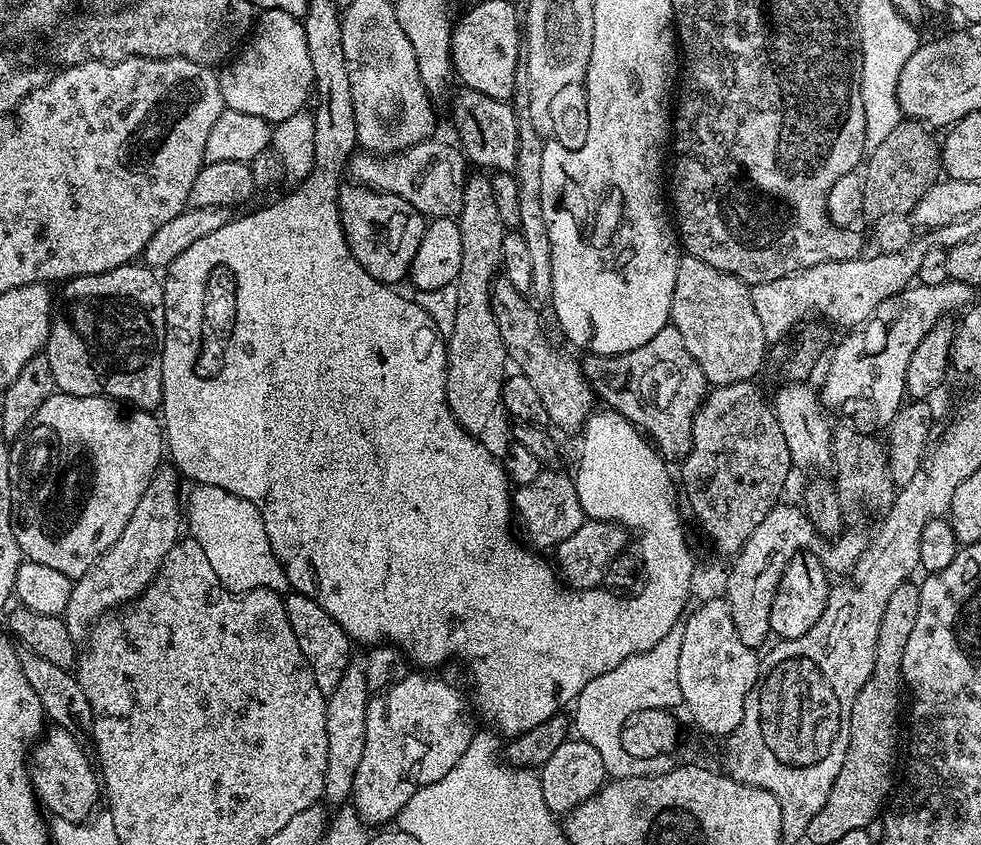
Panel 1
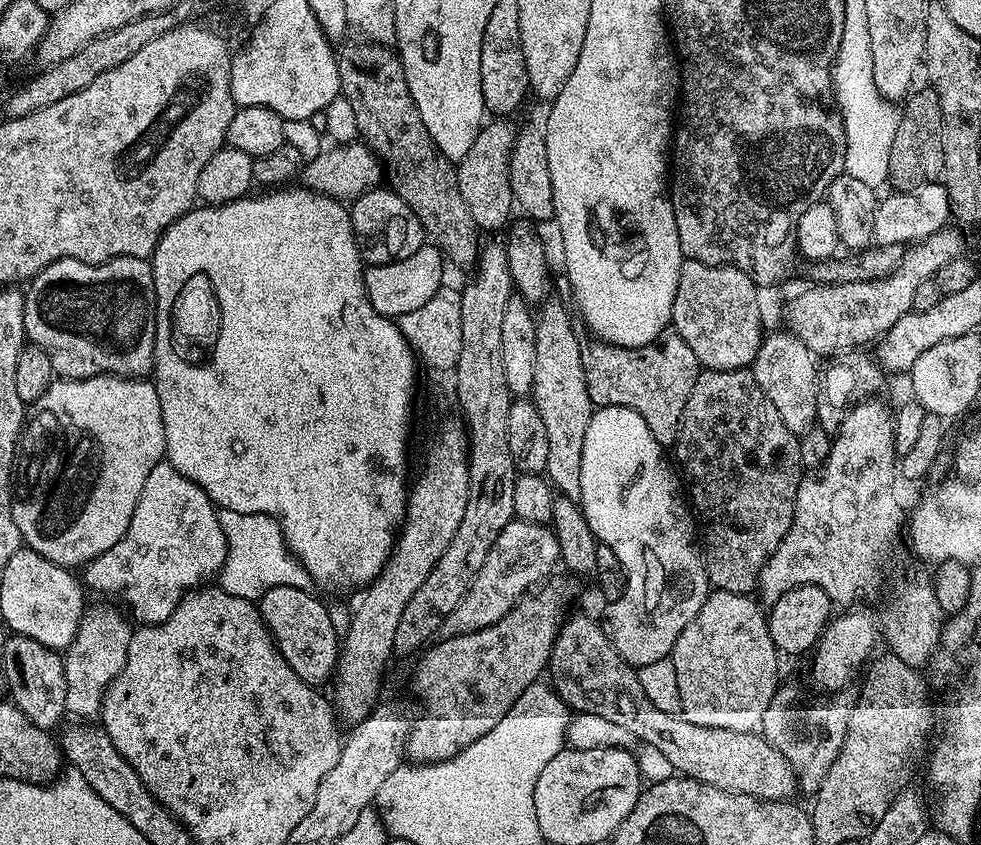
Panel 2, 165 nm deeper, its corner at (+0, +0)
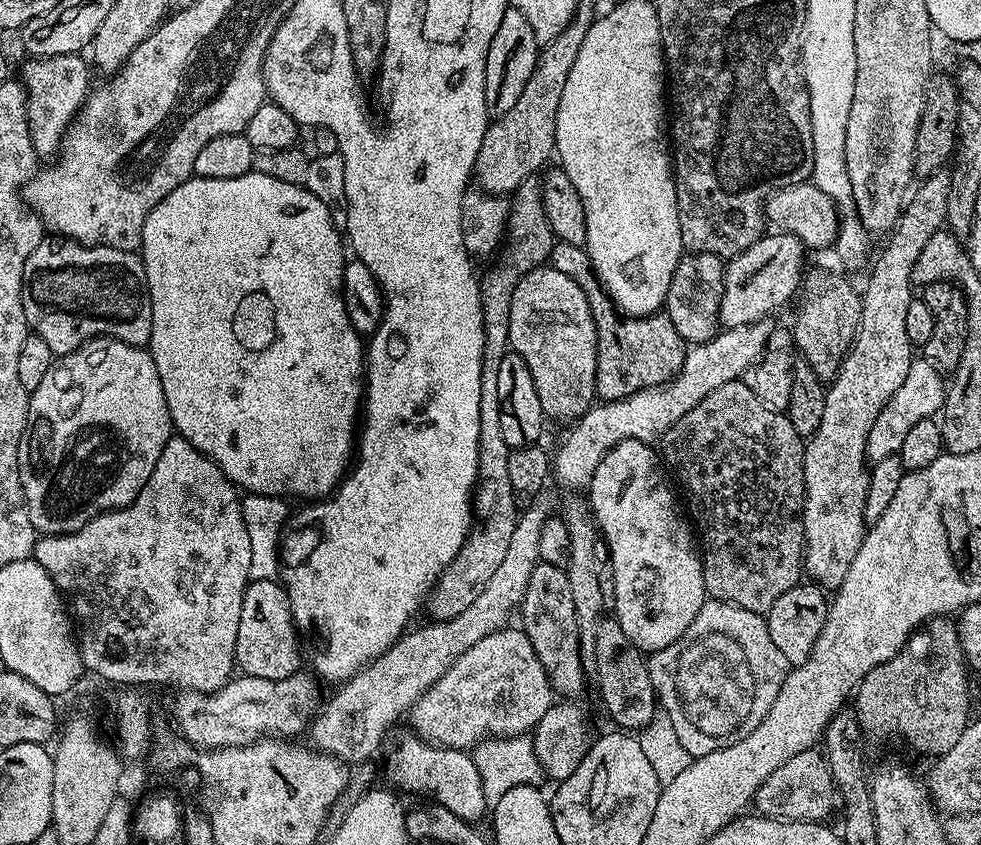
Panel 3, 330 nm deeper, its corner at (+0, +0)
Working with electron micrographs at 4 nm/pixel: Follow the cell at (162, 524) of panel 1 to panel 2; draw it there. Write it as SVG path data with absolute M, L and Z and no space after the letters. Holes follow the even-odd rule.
M89 607L80 619L78 634L74 642L63 653L64 673L66 674L65 709L76 718L96 718L109 686L118 678L122 666L126 666L128 647L133 629L127 628L116 616L103 612L100 608Z

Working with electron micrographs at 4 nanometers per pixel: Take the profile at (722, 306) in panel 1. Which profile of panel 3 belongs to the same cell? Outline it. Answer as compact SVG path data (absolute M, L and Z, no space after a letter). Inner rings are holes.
M693 252L681 256L678 266L674 270L674 278L670 278L670 290L664 299L663 311L674 322L674 330L689 345L704 344L710 338L714 338L721 327L720 303L724 292L725 261L714 254L705 252Z

